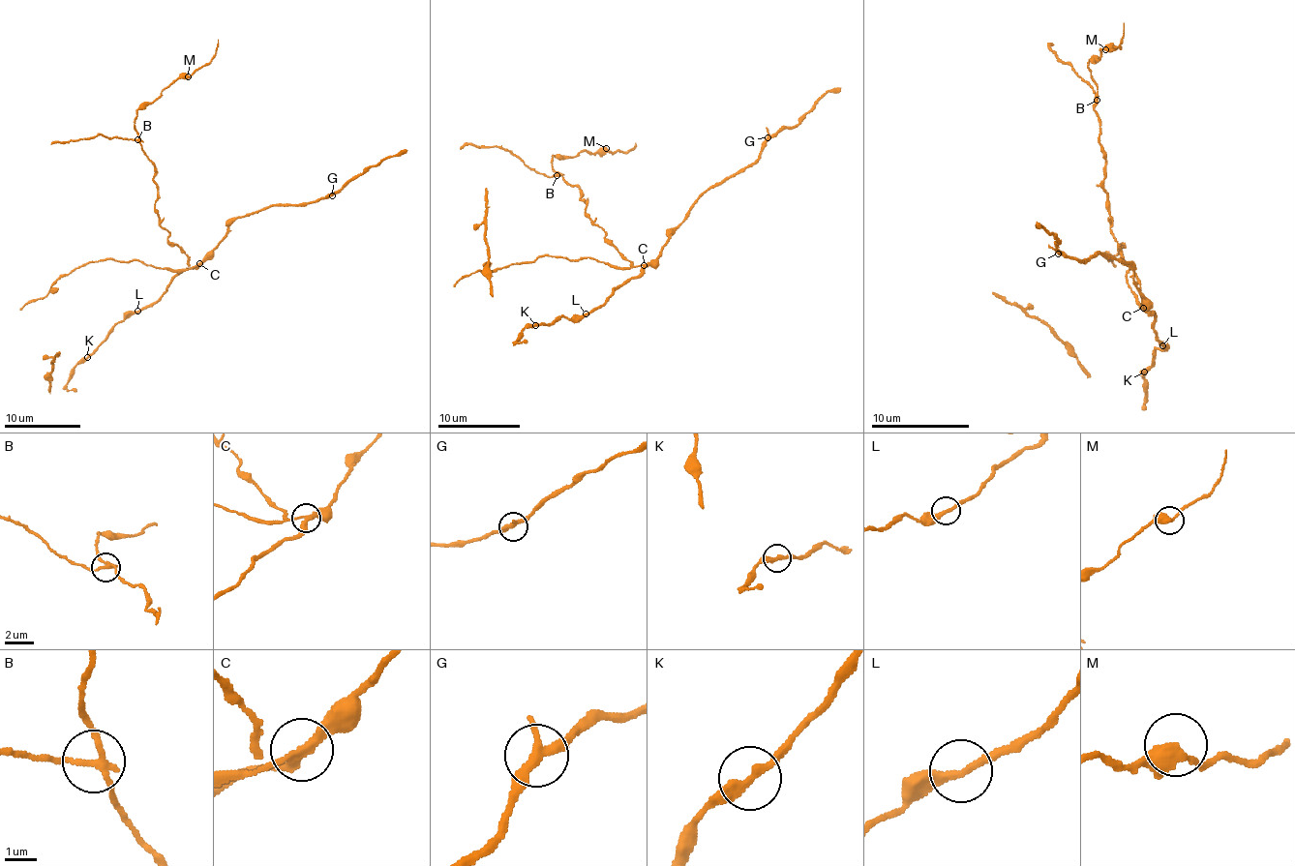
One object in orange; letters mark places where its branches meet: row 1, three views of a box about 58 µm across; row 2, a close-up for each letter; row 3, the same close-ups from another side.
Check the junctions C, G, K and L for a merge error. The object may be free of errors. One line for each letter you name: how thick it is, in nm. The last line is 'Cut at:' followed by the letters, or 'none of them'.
C: Thickness 280 nm
Cut at: C

